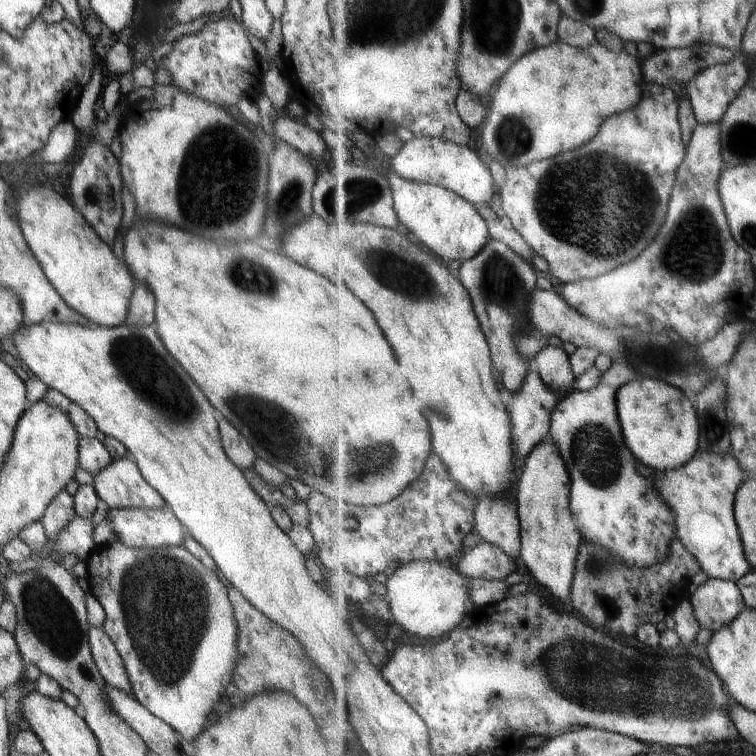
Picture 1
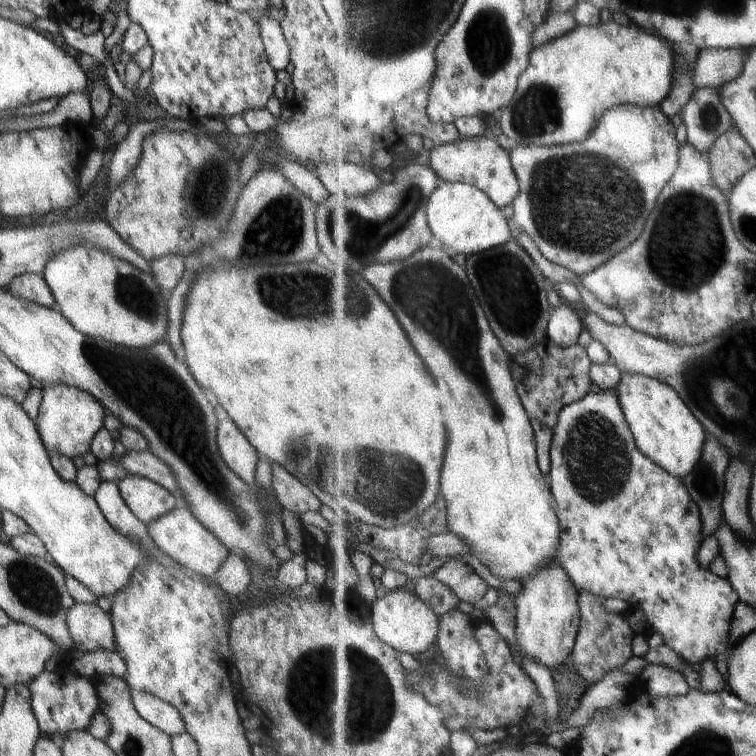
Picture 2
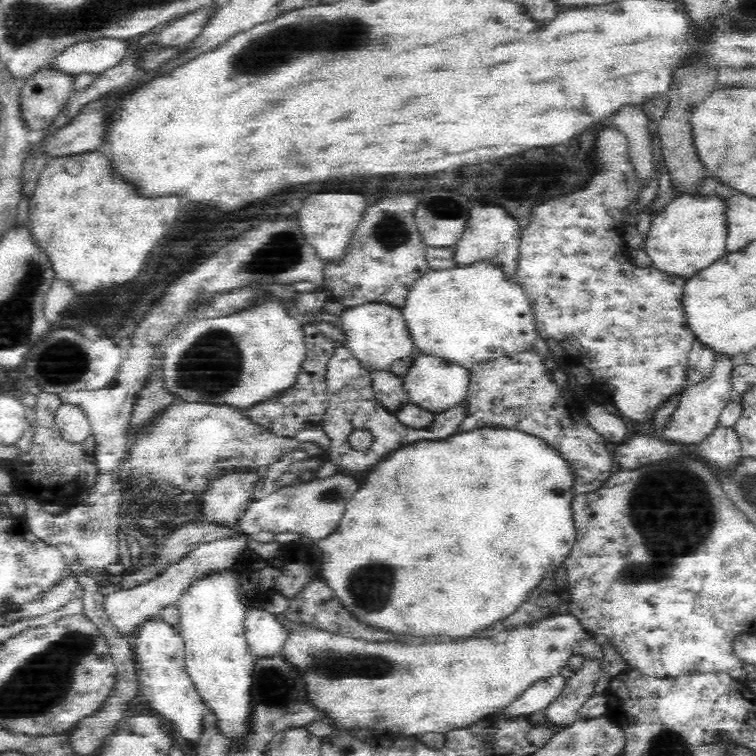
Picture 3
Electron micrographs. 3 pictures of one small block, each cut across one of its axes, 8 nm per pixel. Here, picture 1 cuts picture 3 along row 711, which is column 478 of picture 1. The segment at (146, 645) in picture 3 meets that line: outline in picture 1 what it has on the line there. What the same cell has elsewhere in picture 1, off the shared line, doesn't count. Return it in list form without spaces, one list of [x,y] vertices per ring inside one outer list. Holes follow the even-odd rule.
[[[414,136],[403,144],[400,152],[392,157],[391,169],[398,176],[421,183],[435,184],[452,189],[452,192],[471,200],[479,208],[486,208],[494,200],[498,188],[490,165],[467,145],[456,144],[443,138]]]

